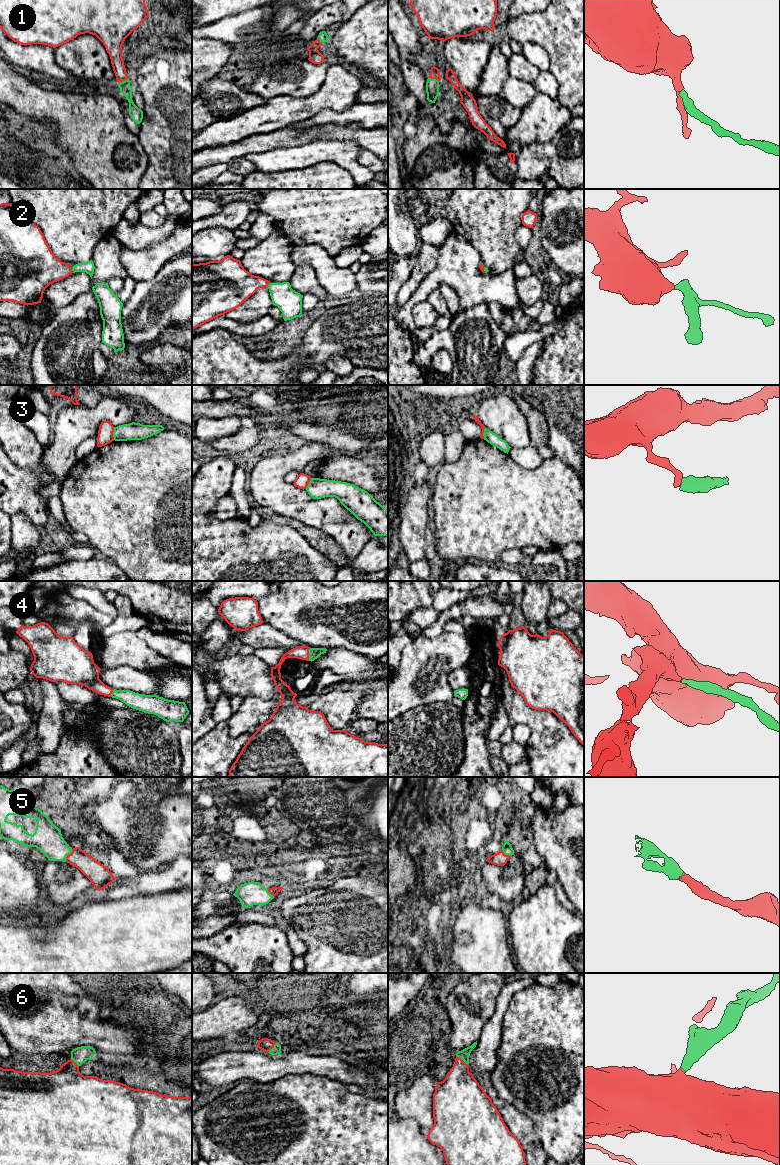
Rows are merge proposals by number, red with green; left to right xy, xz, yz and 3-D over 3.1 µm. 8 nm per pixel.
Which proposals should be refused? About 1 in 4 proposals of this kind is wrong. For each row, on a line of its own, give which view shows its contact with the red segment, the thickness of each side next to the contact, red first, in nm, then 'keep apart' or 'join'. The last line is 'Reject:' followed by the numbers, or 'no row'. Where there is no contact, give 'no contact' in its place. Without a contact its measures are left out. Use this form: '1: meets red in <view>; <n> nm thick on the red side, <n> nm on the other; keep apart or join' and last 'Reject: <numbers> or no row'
1: meets red in yz; 70 nm thick on the red side, 110 nm on the other; join
2: meets red in xy; 300 nm thick on the red side, 90 nm on the other; join
3: meets red in xy; 130 nm thick on the red side, 140 nm on the other; keep apart
4: meets red in xz; 110 nm thick on the red side, 90 nm on the other; join
5: meets red in xy; 160 nm thick on the red side, 220 nm on the other; join
6: meets red in yz; 300 nm thick on the red side, 90 nm on the other; join
Reject: 3

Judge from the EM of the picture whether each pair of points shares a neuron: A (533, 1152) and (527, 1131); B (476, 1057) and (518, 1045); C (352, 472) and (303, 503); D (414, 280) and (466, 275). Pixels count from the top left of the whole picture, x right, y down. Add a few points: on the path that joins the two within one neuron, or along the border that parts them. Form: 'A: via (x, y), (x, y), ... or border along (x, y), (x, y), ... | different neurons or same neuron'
A: via (532, 1147), (527, 1136) | same neuron
B: border along (502, 1028), (497, 1063), (490, 1072) | different neurons
C: border along (316, 477), (346, 481), (361, 489) | different neurons
D: border along (436, 259), (434, 268), (409, 298) | different neurons

